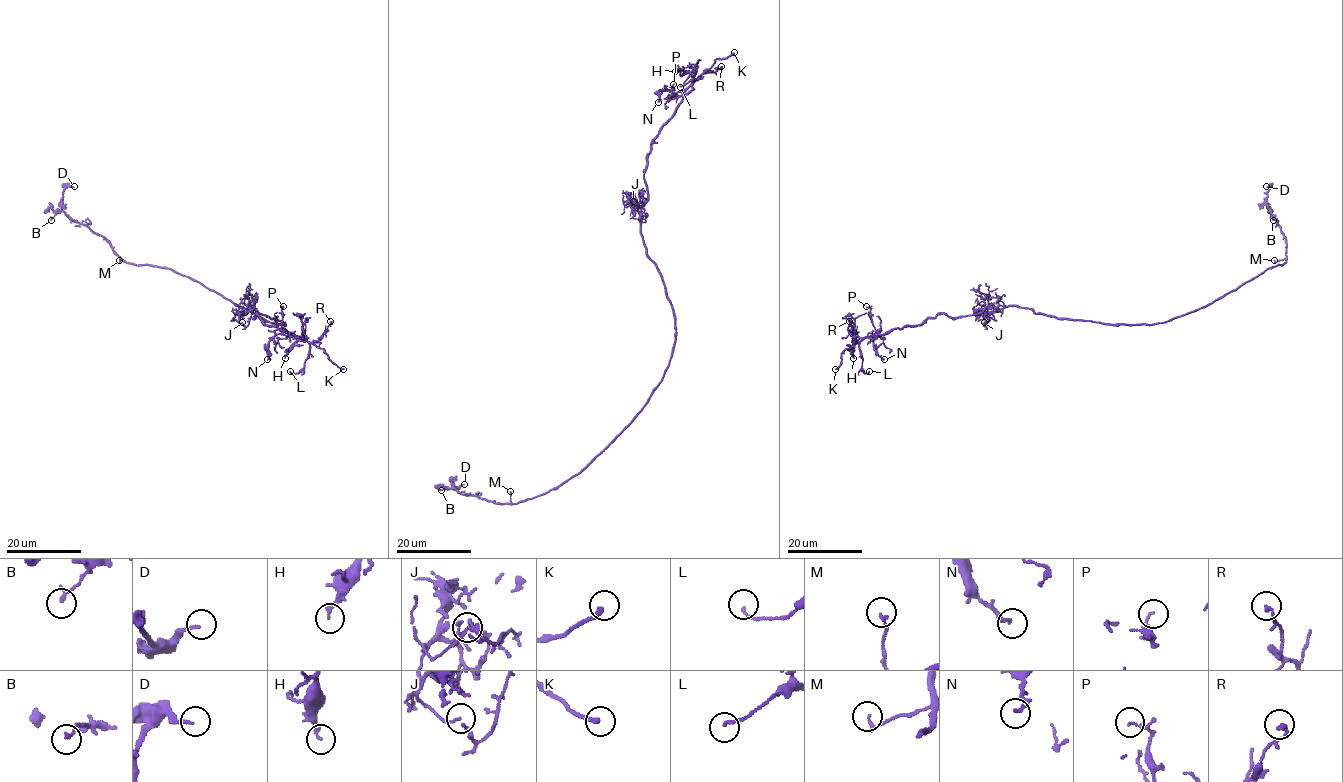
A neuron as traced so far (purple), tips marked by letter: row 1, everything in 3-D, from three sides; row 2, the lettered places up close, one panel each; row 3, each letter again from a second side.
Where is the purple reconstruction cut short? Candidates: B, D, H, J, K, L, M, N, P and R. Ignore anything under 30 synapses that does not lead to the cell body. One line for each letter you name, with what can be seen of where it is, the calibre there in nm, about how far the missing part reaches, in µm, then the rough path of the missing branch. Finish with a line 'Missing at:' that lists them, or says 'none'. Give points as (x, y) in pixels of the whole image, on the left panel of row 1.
K: (343, 369) | 240 nm | 40 µm | (343, 369), (332, 365), (300, 341), (276, 341), (243, 350), (238, 345), (242, 340), (239, 339)
Missing at: K

